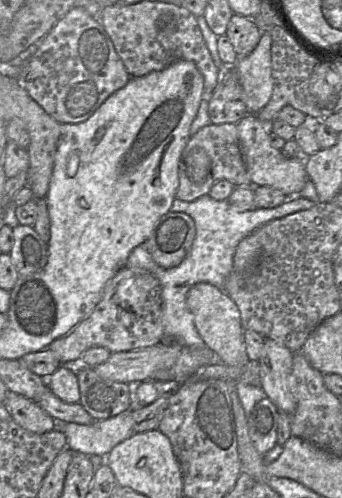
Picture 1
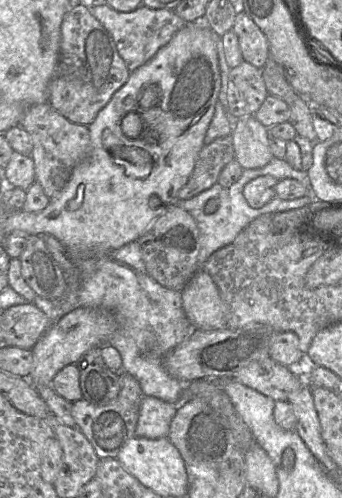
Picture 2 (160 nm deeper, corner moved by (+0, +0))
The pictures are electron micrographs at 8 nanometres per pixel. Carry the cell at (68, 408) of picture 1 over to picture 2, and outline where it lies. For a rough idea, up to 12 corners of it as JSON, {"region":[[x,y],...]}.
{"region":[[120,371],[120,392],[97,406],[72,403],[97,457],[116,458],[135,436],[144,394]]}

